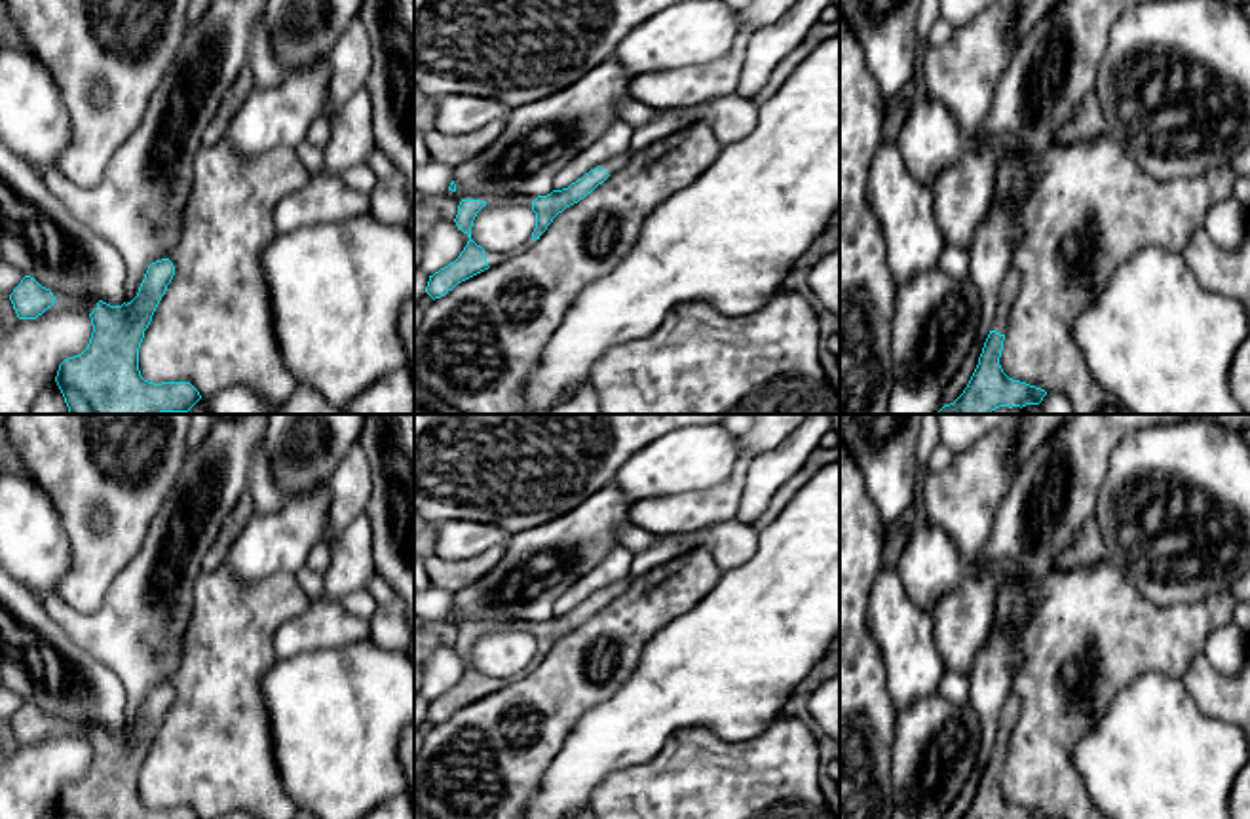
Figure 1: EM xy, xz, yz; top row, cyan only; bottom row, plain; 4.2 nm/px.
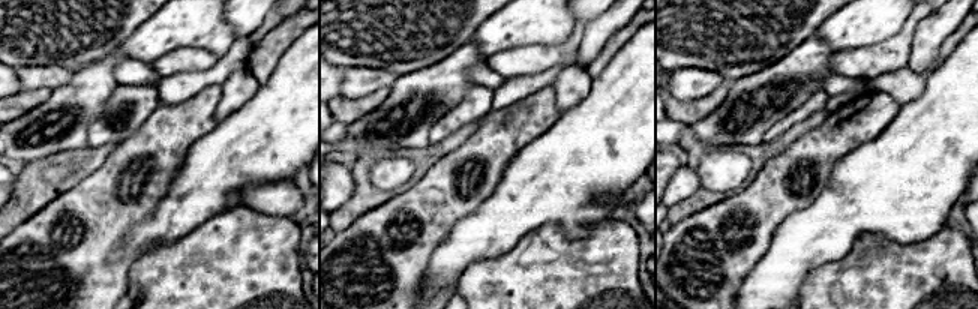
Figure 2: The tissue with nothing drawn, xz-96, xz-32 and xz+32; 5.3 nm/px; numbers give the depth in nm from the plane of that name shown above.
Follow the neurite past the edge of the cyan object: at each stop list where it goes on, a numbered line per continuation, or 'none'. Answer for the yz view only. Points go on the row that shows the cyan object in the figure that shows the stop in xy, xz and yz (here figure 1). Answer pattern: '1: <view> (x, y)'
1: yz (1009, 289)

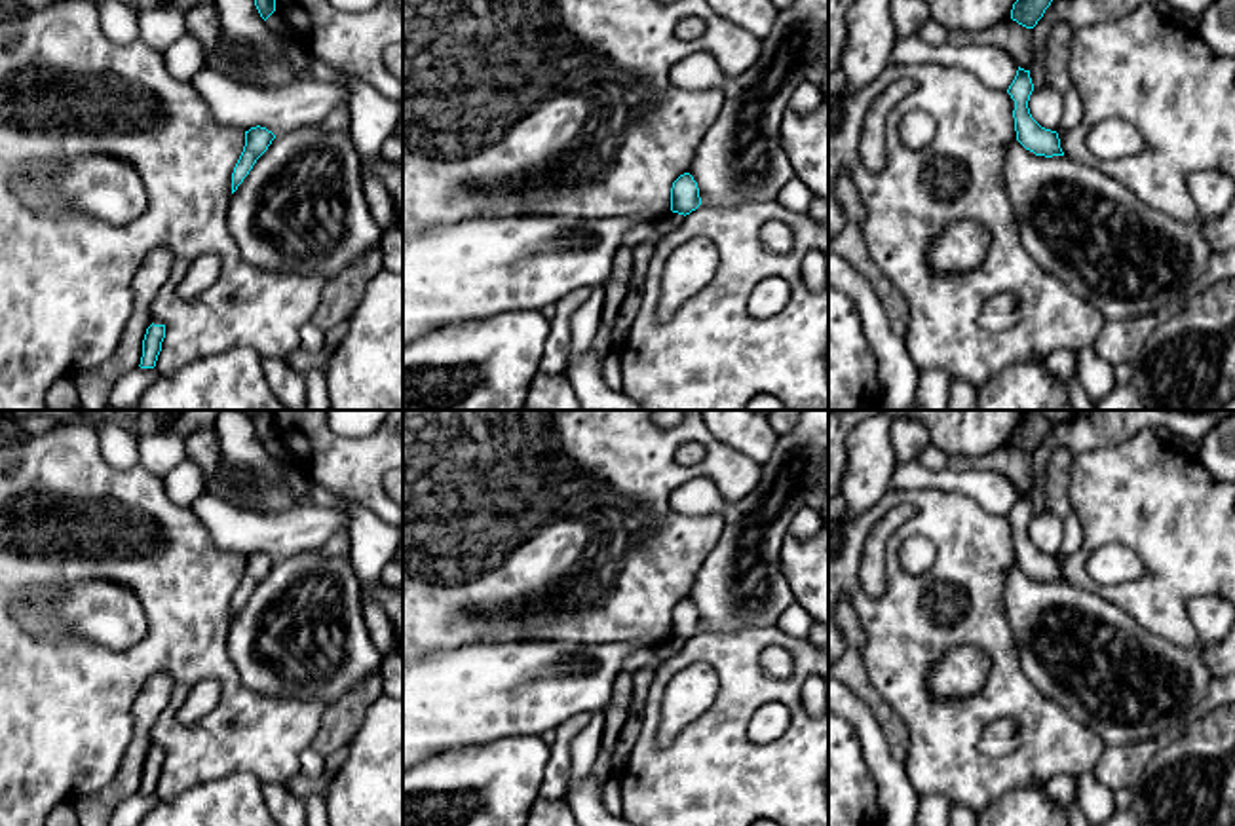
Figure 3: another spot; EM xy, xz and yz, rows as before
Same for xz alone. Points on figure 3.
none

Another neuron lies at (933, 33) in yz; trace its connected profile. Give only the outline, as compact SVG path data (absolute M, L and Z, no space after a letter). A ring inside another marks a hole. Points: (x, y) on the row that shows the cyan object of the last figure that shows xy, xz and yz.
M927 19L920 30L916 32L916 36L931 46L940 46L948 42L948 28L944 28L940 23L937 23L935 19Z

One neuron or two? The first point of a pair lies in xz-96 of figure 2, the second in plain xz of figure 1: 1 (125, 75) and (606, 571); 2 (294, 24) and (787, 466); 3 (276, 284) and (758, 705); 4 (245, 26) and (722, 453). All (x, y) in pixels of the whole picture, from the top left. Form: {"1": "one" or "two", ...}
{"1": "two", "2": "two", "3": "two", "4": "two"}

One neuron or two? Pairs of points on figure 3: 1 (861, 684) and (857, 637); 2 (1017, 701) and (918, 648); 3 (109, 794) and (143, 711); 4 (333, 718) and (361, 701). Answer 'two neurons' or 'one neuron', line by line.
1: one neuron
2: one neuron
3: one neuron
4: one neuron

